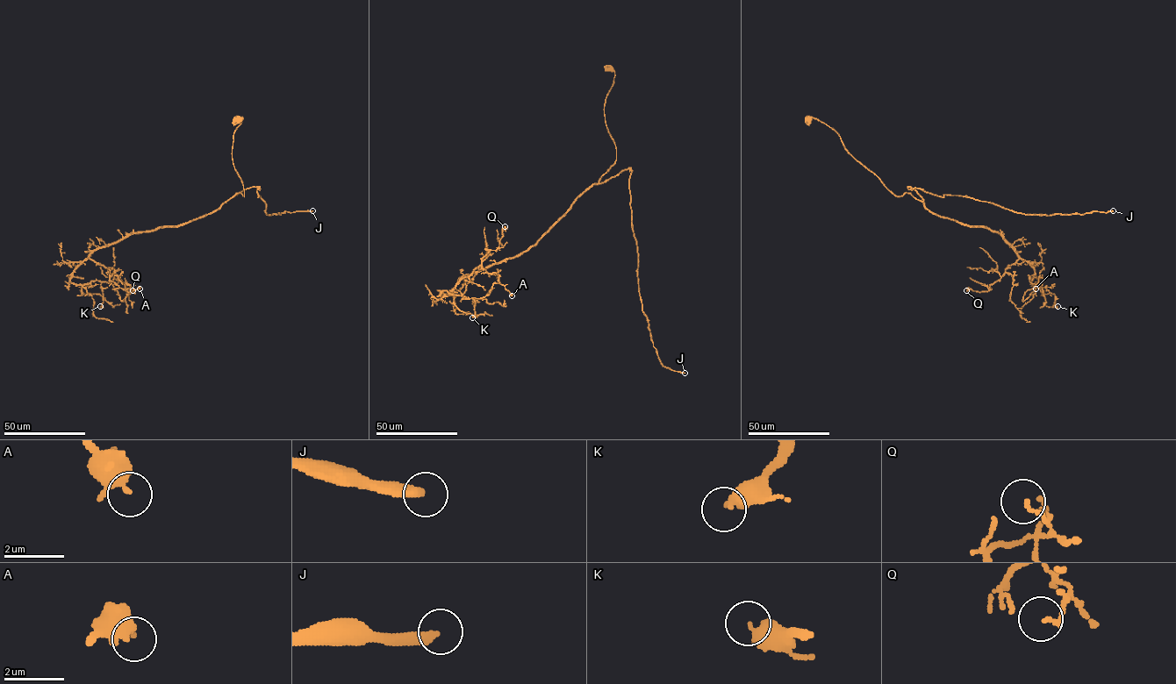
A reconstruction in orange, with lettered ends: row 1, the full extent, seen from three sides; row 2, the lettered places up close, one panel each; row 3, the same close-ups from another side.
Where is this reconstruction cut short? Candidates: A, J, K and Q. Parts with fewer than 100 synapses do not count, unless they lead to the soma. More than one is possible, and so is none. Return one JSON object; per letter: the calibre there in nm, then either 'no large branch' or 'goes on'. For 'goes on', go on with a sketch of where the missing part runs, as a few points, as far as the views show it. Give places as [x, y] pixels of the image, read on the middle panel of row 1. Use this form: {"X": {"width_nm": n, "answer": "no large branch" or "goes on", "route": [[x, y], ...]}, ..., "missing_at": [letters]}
{"A": {"width_nm": 240, "answer": "no large branch"}, "J": {"width_nm": 320, "answer": "goes on"}, "K": {"width_nm": 360, "answer": "no large branch"}, "Q": {"width_nm": 140, "answer": "no large branch"}, "missing_at": ["J"]}

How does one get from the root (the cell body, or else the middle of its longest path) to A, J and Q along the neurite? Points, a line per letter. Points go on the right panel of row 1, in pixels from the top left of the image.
A: (808, 118), (833, 128), (896, 195), (1000, 234), (1039, 281), (1022, 300), (1036, 288)
J: (808, 118), (833, 128), (845, 149), (896, 195), (909, 193), (922, 202), (910, 187), (1028, 214), (1113, 210)
Q: (808, 118), (833, 128), (896, 195), (985, 226), (1014, 248), (1019, 258), (987, 291), (966, 290)

